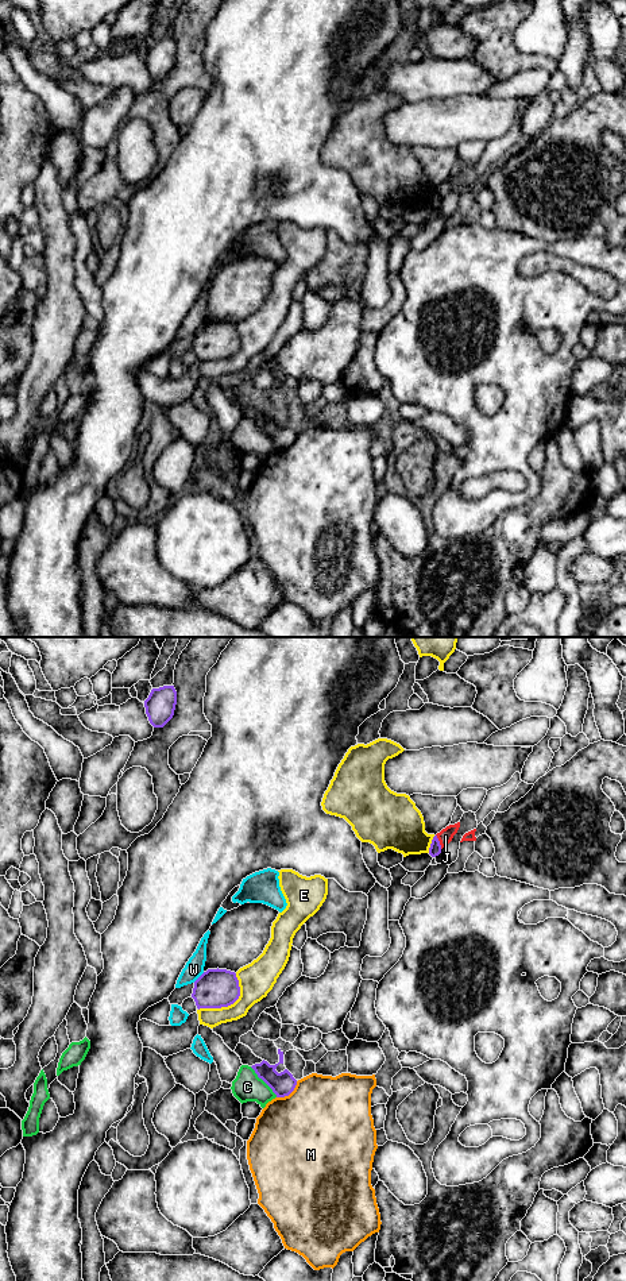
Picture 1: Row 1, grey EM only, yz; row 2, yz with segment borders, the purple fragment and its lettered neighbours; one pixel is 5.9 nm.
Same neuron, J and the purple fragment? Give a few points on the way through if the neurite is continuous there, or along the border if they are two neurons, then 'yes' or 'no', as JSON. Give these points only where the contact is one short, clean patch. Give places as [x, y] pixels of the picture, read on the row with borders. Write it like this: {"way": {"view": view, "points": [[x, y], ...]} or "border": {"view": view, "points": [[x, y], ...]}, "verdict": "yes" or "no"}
{"border": {"view": "yz", "points": [[436, 834], [441, 848]]}, "verdict": "no"}

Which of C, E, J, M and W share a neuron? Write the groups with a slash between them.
C / E / J / M / W

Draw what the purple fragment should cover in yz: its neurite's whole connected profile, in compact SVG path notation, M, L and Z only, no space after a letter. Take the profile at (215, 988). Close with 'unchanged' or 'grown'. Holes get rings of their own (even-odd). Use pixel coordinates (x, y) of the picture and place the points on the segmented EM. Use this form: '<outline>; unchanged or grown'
M208 969L196 981L192 998L197 1008L221 1008L233 1004L240 996L235 972Z; unchanged

